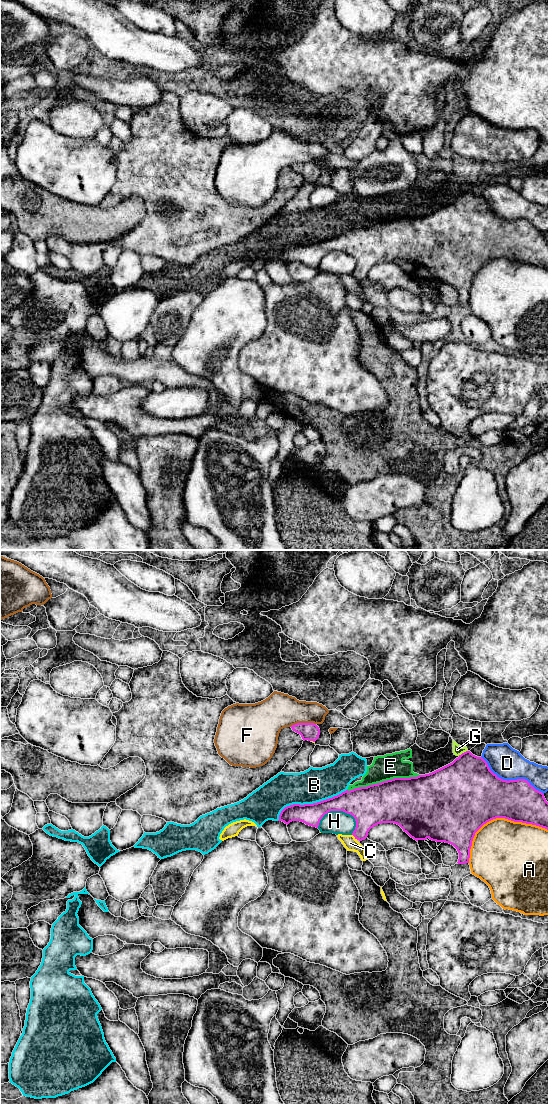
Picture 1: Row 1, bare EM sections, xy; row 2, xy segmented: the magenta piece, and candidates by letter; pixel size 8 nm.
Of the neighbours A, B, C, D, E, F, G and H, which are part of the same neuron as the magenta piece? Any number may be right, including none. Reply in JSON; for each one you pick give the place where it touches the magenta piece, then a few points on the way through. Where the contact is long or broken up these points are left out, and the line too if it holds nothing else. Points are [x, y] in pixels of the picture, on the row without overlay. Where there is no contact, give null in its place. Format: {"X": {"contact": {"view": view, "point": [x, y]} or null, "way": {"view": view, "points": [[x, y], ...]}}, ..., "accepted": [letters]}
{"accepted": []}

